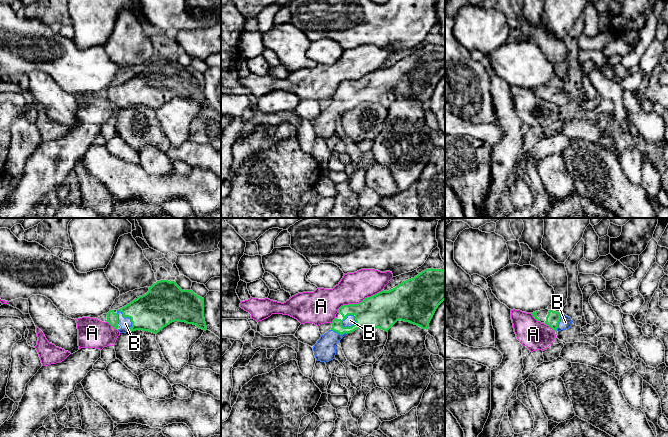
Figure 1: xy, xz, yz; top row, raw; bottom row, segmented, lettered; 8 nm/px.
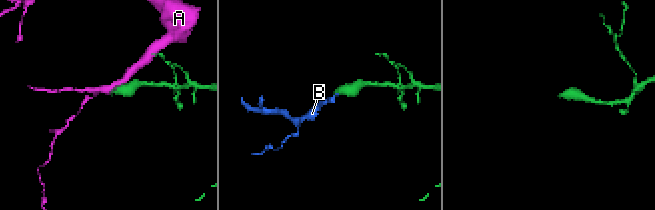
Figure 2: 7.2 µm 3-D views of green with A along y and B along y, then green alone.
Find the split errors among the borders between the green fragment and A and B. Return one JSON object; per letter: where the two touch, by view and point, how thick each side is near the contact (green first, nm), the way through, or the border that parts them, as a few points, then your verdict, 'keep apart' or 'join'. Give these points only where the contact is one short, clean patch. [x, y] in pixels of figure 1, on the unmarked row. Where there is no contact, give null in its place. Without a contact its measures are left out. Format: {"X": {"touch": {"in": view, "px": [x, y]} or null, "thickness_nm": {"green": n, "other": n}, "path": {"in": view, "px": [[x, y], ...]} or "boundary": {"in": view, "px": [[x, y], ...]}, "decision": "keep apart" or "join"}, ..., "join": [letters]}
{"A": {"touch": {"in": "xz", "px": [360, 78]}, "thickness_nm": {"green": 280, "other": 240}, "decision": "keep apart"}, "B": {"touch": {"in": "xz", "px": [346, 93]}, "thickness_nm": {"green": 260, "other": 80}, "path": {"in": "xz", "px": [[376, 87], [352, 87], [346, 93], [350, 96]]}, "decision": "join"}, "join": ["B"]}

